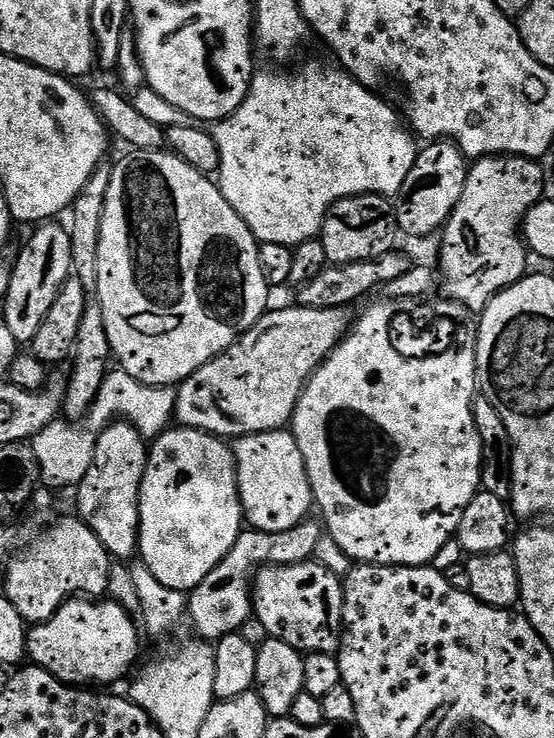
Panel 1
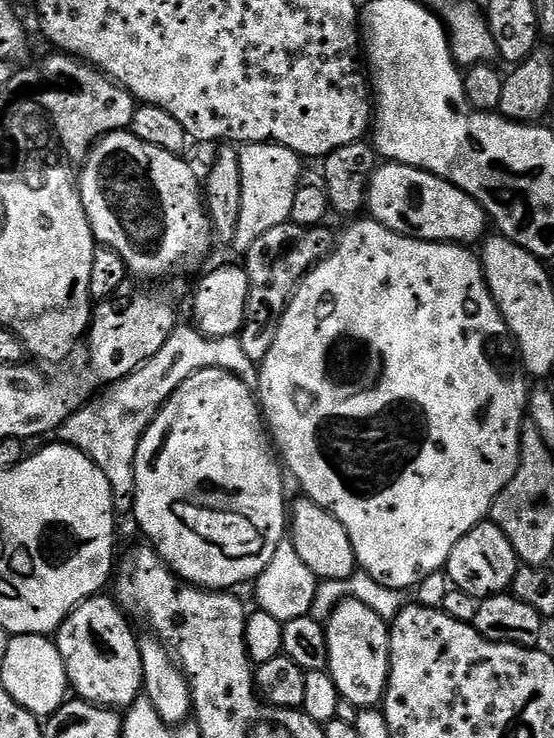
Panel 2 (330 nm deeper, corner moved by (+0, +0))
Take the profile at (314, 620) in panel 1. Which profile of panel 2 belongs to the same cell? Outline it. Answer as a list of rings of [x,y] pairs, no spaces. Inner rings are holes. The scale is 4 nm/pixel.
[[[344,600],[326,619],[326,646],[328,647],[327,673],[338,686],[341,697],[350,701],[354,707],[374,708],[384,699],[384,691],[388,688],[388,671],[390,670],[390,642],[388,634],[390,624],[383,620],[364,600]]]

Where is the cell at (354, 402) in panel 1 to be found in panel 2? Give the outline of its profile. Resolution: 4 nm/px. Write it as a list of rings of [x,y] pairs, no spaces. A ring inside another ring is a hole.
[[[360,218],[349,224],[352,225],[344,233],[339,233],[332,253],[304,276],[280,316],[270,354],[266,354],[264,361],[258,365],[258,403],[267,431],[287,471],[296,475],[307,499],[322,506],[331,516],[338,518],[338,522],[342,522],[362,572],[384,588],[412,590],[427,575],[447,565],[454,546],[458,546],[460,539],[474,530],[474,526],[485,523],[491,513],[492,503],[508,485],[510,478],[514,478],[520,465],[520,431],[526,423],[530,384],[519,371],[500,369],[492,361],[500,356],[500,348],[496,344],[509,343],[510,333],[504,316],[490,294],[484,268],[475,251],[458,244],[433,244],[431,240],[403,236],[371,218]]]

